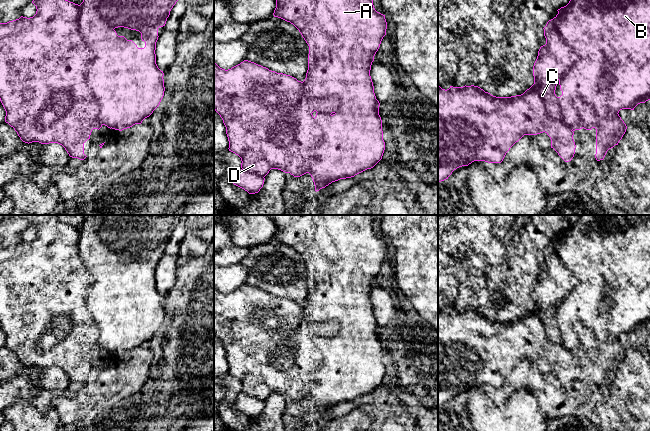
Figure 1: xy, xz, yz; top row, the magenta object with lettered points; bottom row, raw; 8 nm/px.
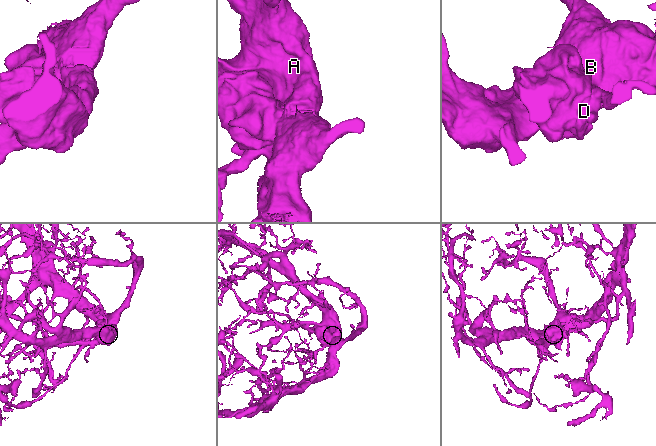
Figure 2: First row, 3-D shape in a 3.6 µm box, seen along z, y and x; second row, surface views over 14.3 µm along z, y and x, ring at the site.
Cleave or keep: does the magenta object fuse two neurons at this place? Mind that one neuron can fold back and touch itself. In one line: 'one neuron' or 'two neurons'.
two neurons

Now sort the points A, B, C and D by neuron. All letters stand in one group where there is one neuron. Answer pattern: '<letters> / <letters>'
A B / C D

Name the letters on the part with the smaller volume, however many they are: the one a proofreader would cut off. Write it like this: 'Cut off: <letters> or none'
Cut off: C, D

